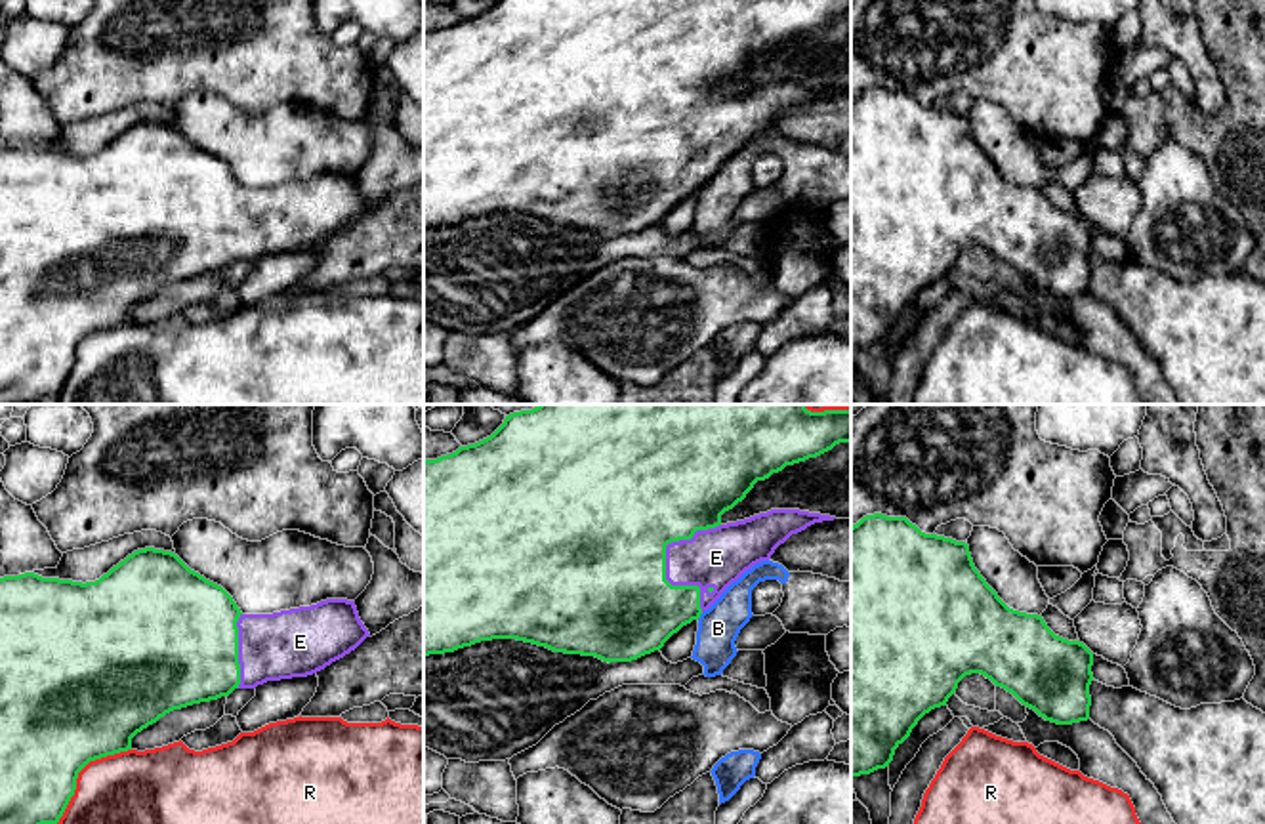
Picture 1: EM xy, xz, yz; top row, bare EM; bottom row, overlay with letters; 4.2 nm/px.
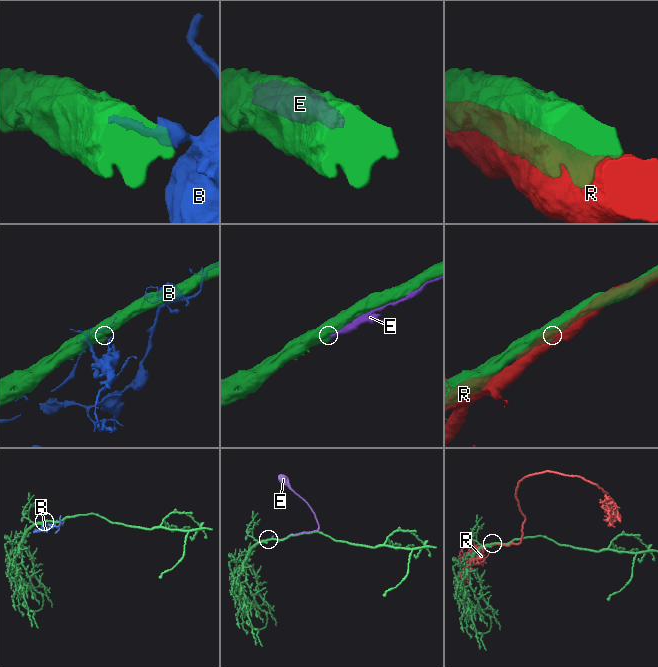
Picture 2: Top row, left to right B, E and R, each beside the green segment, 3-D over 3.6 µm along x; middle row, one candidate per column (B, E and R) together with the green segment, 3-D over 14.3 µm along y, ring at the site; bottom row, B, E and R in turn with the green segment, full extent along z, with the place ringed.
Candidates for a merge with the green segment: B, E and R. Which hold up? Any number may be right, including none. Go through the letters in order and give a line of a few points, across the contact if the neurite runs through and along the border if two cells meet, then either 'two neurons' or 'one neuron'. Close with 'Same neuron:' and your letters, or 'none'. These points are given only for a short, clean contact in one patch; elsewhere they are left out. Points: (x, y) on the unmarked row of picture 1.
B: xz (703, 185), (697, 191) | two neurons
E: one neuron
R: two neurons
Same neuron: E

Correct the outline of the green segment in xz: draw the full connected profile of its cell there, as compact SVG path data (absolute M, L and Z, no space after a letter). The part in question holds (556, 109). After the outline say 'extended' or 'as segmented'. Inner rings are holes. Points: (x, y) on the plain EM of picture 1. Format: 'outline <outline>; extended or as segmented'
outline M498 0L490 10L460 19L456 25L441 29L437 32L424 34L424 231L429 227L454 225L464 219L471 219L481 214L492 212L517 212L546 219L553 225L595 229L603 235L632 235L654 223L660 223L664 216L677 206L683 198L698 193L721 166L736 154L746 143L761 134L769 134L775 122L784 116L792 107L805 103L807 99L822 93L834 93L836 90L809 86L799 82L771 82L767 86L754 88L736 95L721 95L721 88L733 82L757 53L769 52L773 46L782 44L786 38L817 31L832 23L840 15L851 15L851 0Z; extended

